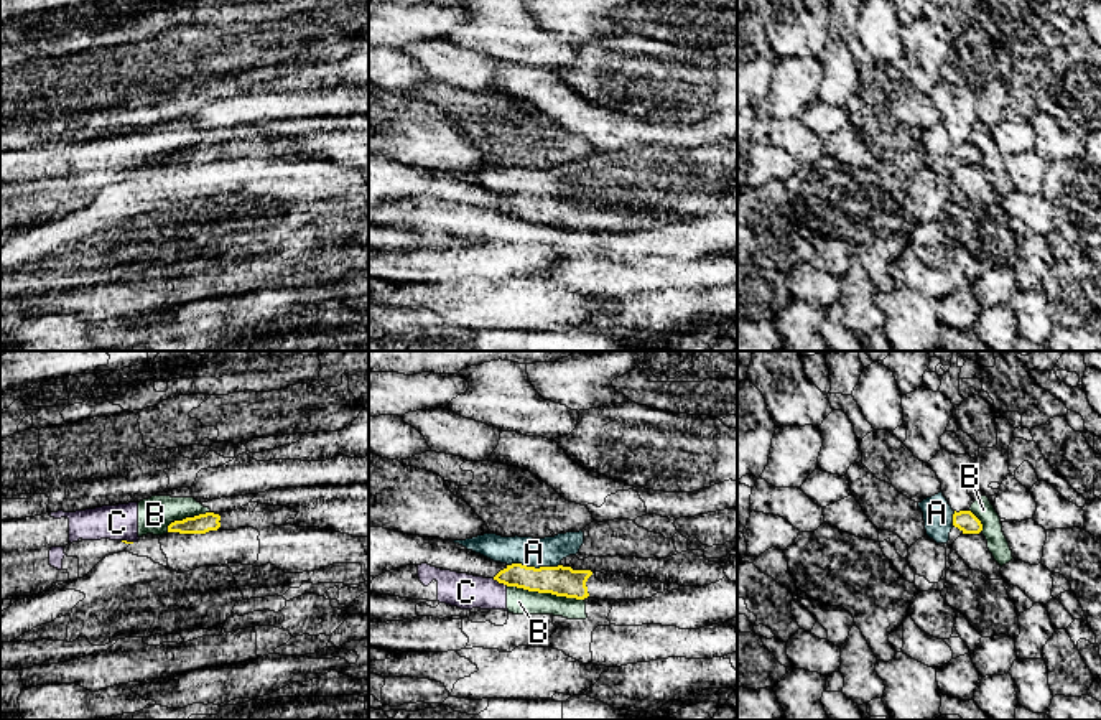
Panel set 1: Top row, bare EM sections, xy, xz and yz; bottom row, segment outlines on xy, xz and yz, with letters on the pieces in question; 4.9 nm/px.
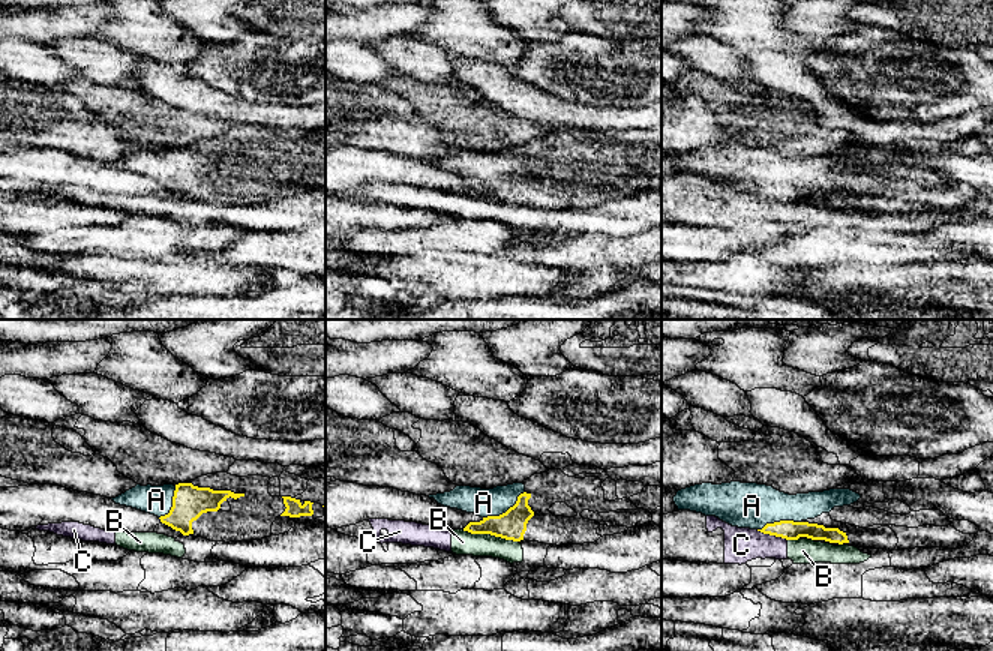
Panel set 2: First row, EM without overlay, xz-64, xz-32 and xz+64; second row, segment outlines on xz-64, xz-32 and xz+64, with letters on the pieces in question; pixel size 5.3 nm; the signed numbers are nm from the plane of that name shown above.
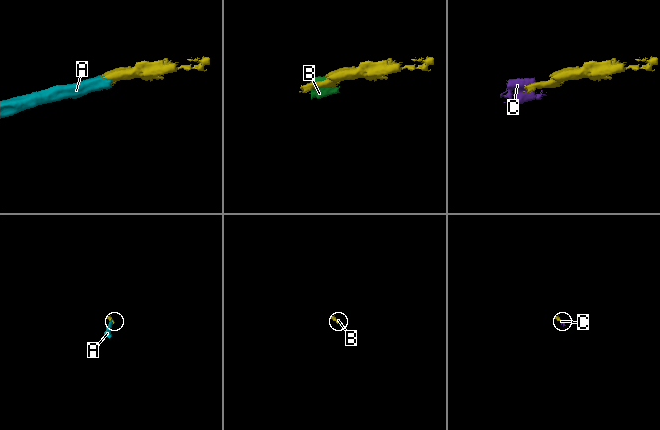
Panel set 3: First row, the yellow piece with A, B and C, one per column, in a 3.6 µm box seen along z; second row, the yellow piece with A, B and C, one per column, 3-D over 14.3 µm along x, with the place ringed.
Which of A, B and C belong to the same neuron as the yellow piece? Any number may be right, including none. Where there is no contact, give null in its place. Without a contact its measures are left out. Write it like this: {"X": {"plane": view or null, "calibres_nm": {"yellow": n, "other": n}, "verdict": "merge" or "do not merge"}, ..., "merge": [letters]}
{"A": {"plane": "xz", "calibres_nm": {"yellow": 150, "other": 140}, "verdict": "merge"}, "B": {"plane": "xz", "calibres_nm": {"yellow": 150, "other": 130}, "verdict": "do not merge"}, "C": {"plane": "xz", "calibres_nm": {"yellow": 130, "other": 170}, "verdict": "do not merge"}, "merge": ["A"]}

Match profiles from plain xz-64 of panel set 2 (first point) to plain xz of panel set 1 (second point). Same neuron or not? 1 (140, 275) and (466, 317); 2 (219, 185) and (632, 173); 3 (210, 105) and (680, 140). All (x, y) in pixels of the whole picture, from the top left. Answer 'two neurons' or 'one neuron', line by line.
1: one neuron
2: one neuron
3: one neuron

